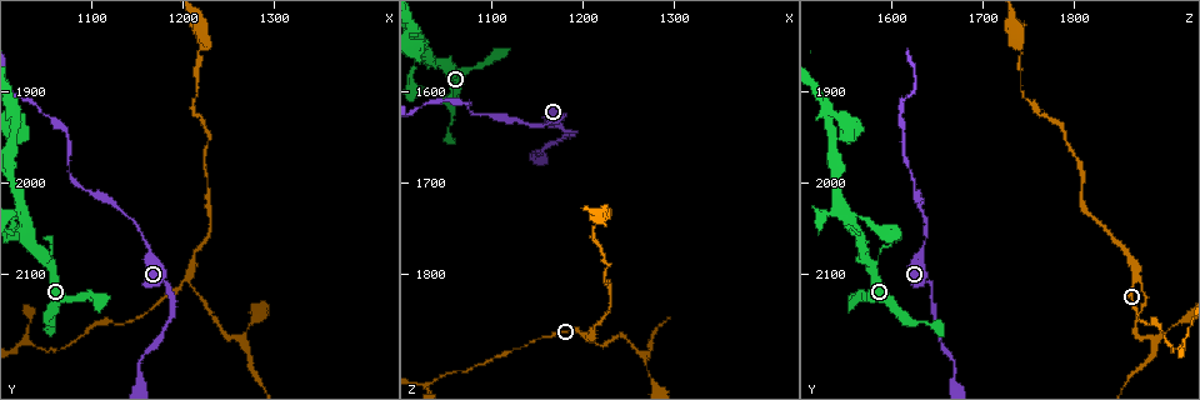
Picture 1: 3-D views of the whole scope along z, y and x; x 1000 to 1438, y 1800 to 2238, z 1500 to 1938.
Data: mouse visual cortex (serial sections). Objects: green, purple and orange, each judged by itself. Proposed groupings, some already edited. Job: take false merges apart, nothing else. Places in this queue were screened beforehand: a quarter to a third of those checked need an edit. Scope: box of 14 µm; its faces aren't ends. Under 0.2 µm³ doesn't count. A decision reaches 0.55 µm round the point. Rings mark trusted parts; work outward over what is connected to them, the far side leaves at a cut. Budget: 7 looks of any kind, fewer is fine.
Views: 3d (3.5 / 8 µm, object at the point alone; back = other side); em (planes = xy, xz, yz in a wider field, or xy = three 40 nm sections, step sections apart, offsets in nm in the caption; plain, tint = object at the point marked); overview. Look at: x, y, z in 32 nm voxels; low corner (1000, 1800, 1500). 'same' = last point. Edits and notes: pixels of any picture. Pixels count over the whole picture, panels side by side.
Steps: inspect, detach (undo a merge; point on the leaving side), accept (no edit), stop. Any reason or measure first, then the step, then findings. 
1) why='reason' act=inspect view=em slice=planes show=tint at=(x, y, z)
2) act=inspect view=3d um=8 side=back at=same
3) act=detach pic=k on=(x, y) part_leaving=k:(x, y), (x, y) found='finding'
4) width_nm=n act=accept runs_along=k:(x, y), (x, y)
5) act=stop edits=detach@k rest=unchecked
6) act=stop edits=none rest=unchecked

why='sudden change in width' act=inspect view=em slice=xy step=1 show=tint at=(1165, 2070, 1635)

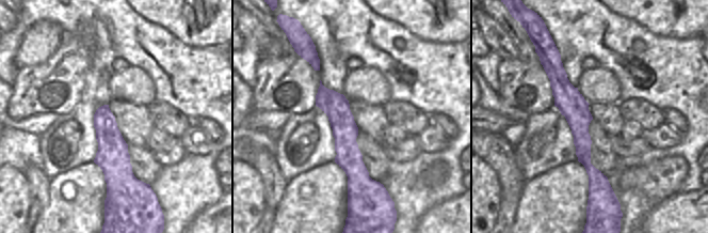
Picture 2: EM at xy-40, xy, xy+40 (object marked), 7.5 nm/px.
why='see where the arms go' act=inspect view=3d um=3.5 side=back at=same

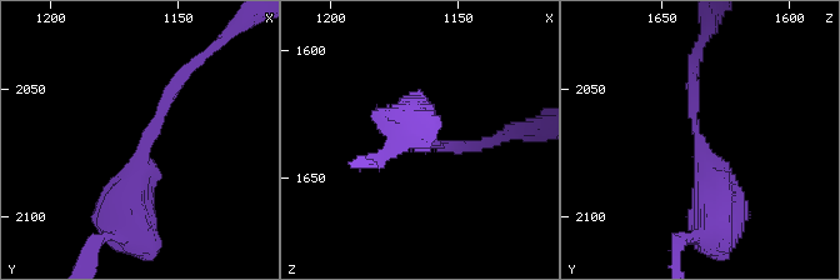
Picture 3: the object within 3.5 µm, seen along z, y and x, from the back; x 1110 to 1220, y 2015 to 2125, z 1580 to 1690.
act=accept runs_along=2:(557, 55), (597, 186) found='continuous, no second cell'

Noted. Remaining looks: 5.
why='sharp bend' act=inspect view=3d um=3.5 at=(1205, 2105, 1870)

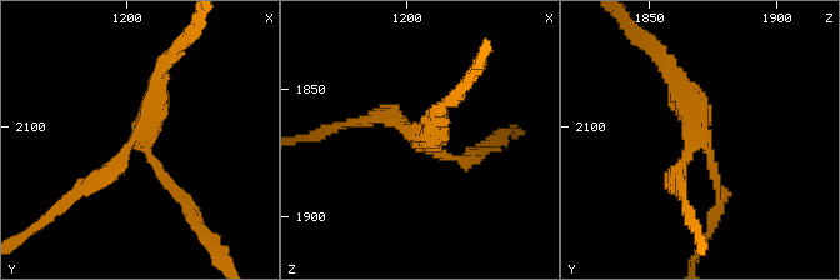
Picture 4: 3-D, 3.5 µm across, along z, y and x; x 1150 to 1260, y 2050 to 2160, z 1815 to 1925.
arms=3 arm_widths_nm=150,200,250 why='now the EM' act=inspect view=em slice=planes show=tint at=(1204, 2104, 1869)

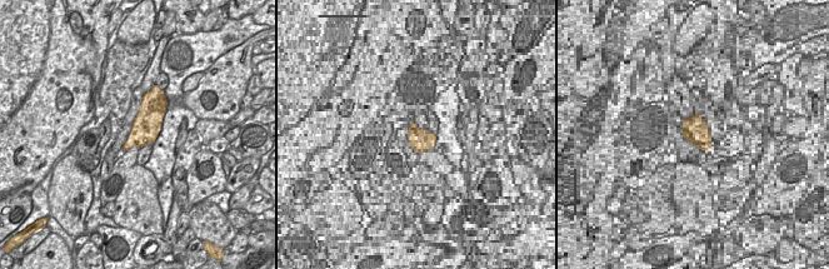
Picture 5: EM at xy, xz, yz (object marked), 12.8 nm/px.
act=inspect view=em slice=xy step=5 show=tint at=same

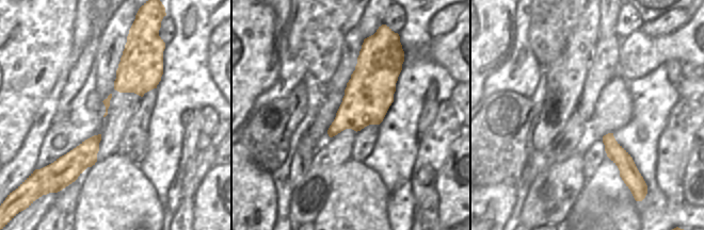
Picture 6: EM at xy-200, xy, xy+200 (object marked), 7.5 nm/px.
act=accept runs_along=4:(81, 190), (146, 129), (161, 68) found='one cell here'

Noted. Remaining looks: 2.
why='a fork' act=inspect view=3d um=3.5 at=(1260, 2170, 1885)

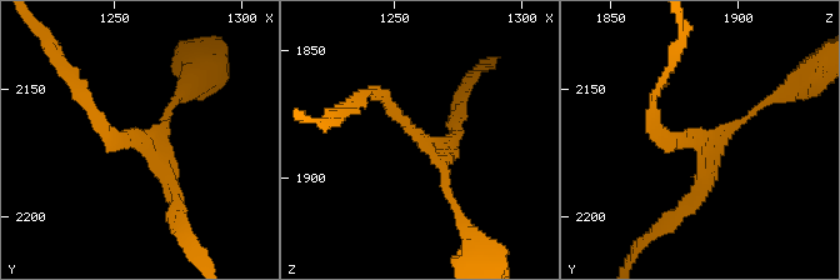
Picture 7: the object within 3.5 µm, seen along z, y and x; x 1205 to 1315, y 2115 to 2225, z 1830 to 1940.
arms=3 arm_widths_nm=100,200,200 act=inspect view=em slice=xy step=3 show=tint at=(1262, 2172, 1887)

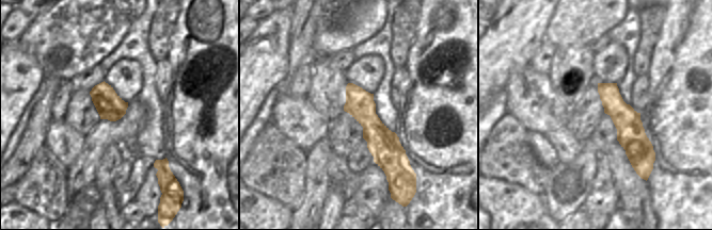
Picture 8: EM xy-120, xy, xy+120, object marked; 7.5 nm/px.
width_nm=220 act=accept runs_along=7:(370, 93), (439, 160), (451, 201) found='continuous, no second cell'

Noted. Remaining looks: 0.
act=stop edits=none rest=unchecked

